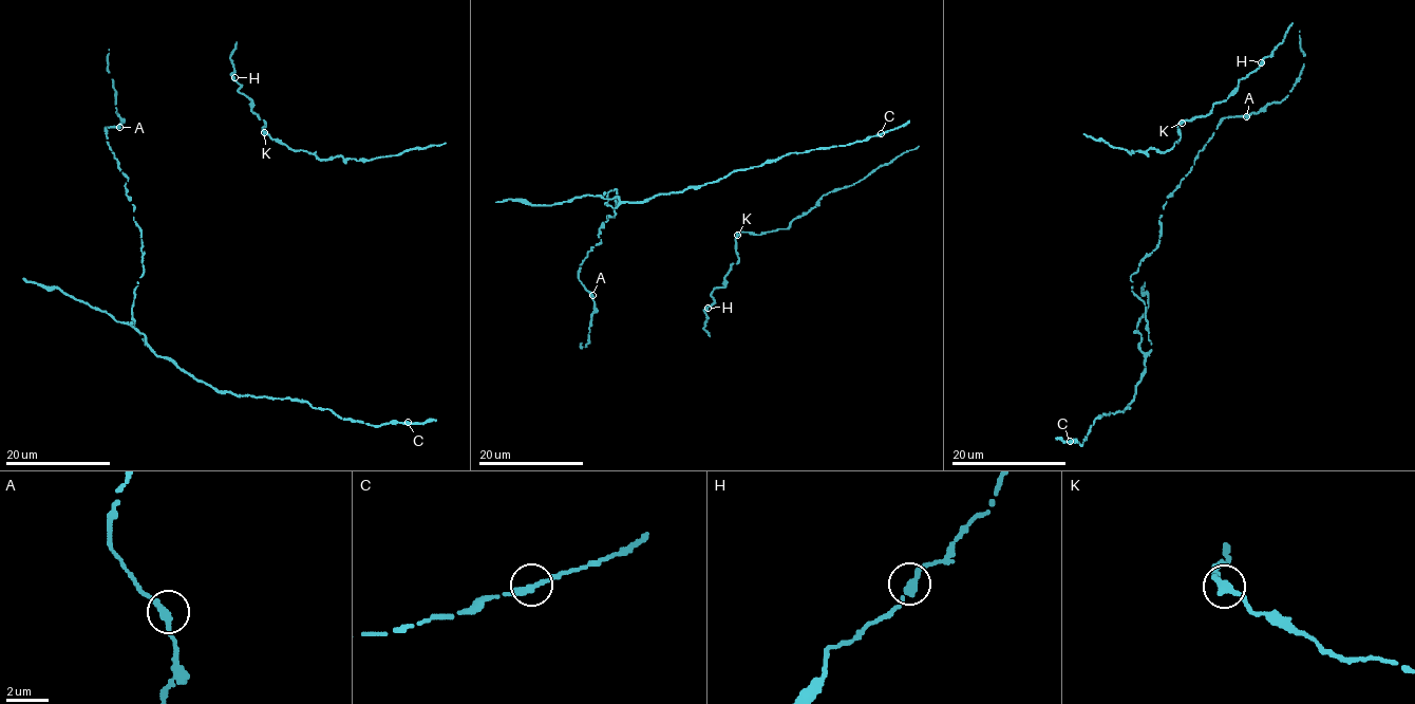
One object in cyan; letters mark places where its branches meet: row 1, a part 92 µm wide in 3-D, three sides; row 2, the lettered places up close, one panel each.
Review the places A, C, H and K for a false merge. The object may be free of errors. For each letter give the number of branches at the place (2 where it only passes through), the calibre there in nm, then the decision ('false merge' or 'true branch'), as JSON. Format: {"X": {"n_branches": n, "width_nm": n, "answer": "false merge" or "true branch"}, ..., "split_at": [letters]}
{"A": {"n_branches": 2, "width_nm": 320, "answer": "true branch"}, "C": {"n_branches": 2, "width_nm": 340, "answer": "true branch"}, "H": {"n_branches": 2, "width_nm": 360, "answer": "true branch"}, "K": {"n_branches": 2, "width_nm": 320, "answer": "true branch"}, "split_at": []}

